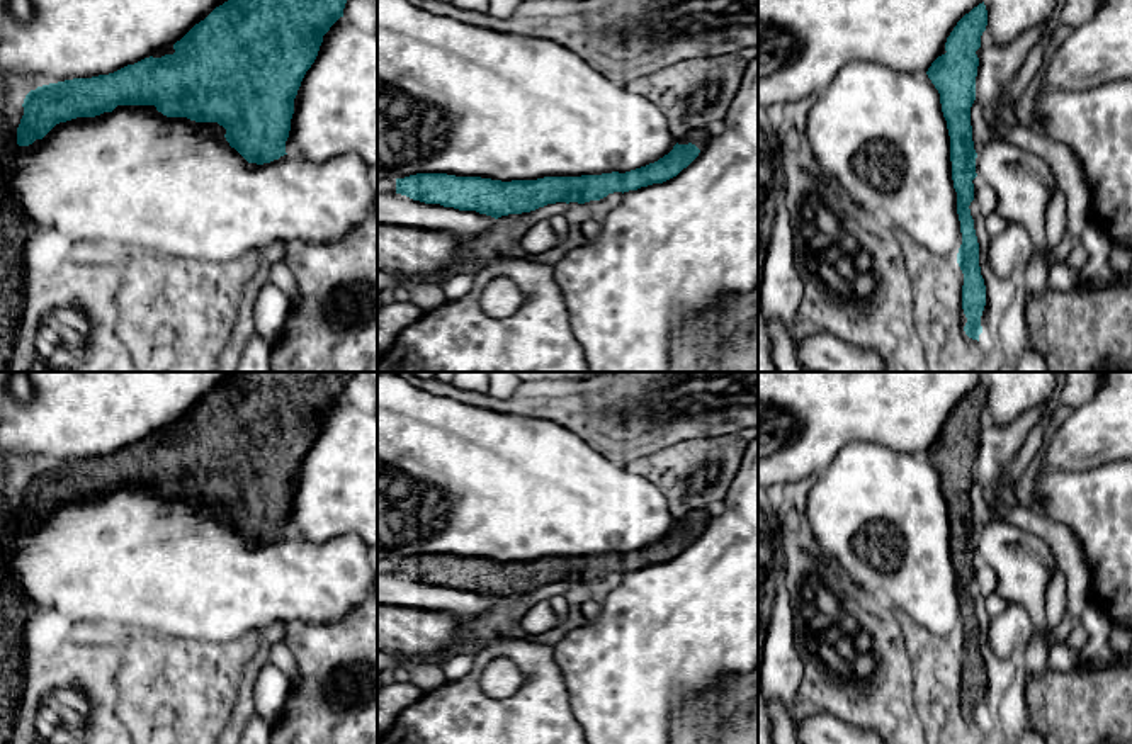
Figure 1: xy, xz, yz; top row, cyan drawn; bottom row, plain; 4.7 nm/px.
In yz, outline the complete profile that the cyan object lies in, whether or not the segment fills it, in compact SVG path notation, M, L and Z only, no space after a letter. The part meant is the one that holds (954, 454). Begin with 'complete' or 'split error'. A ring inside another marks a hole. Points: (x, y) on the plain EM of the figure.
complete; M984 382L965 394L945 423L945 435L938 437L926 455L940 474L942 493L950 516L952 561L957 572L957 595L962 625L957 644L964 654L962 690L967 698L964 712L979 722L981 696L986 686L986 666L979 647L979 623L971 596L974 581L976 538L971 506L971 488L976 481L976 457L981 416L988 406Z

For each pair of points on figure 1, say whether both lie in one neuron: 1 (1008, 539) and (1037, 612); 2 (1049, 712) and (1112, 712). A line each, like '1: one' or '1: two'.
1: one
2: one

